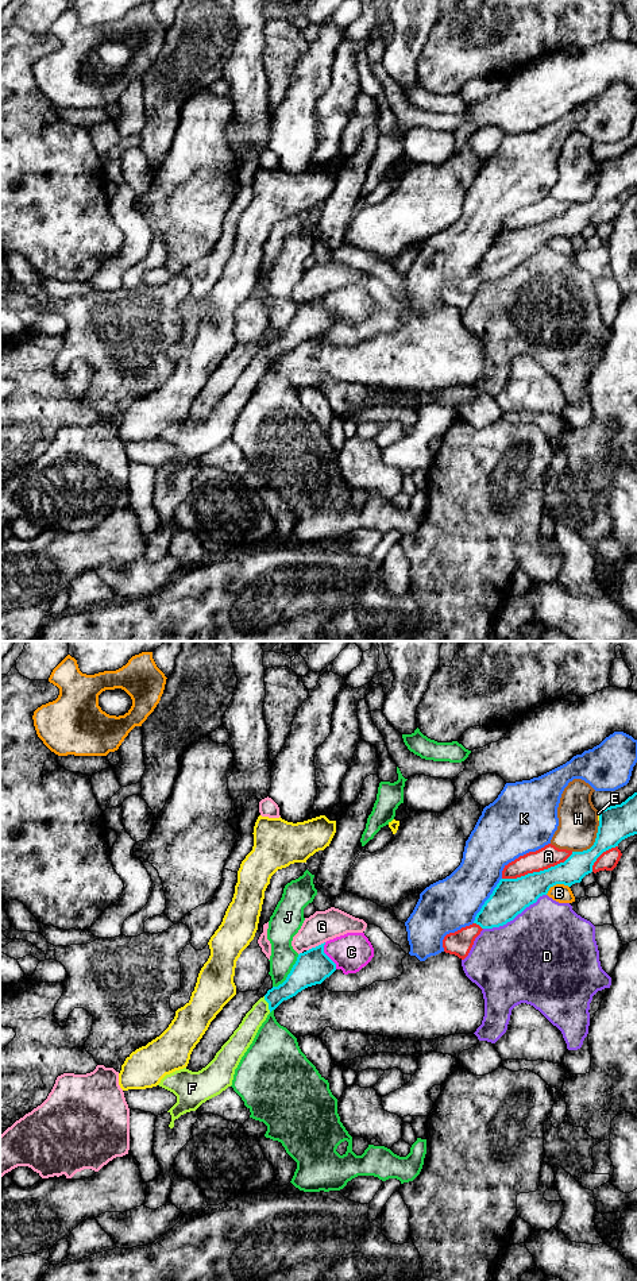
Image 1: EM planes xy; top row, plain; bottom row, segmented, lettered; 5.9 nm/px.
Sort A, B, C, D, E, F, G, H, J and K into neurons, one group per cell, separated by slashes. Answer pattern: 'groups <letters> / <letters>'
groups A / B / C / D / E / F / G / H / J / K

